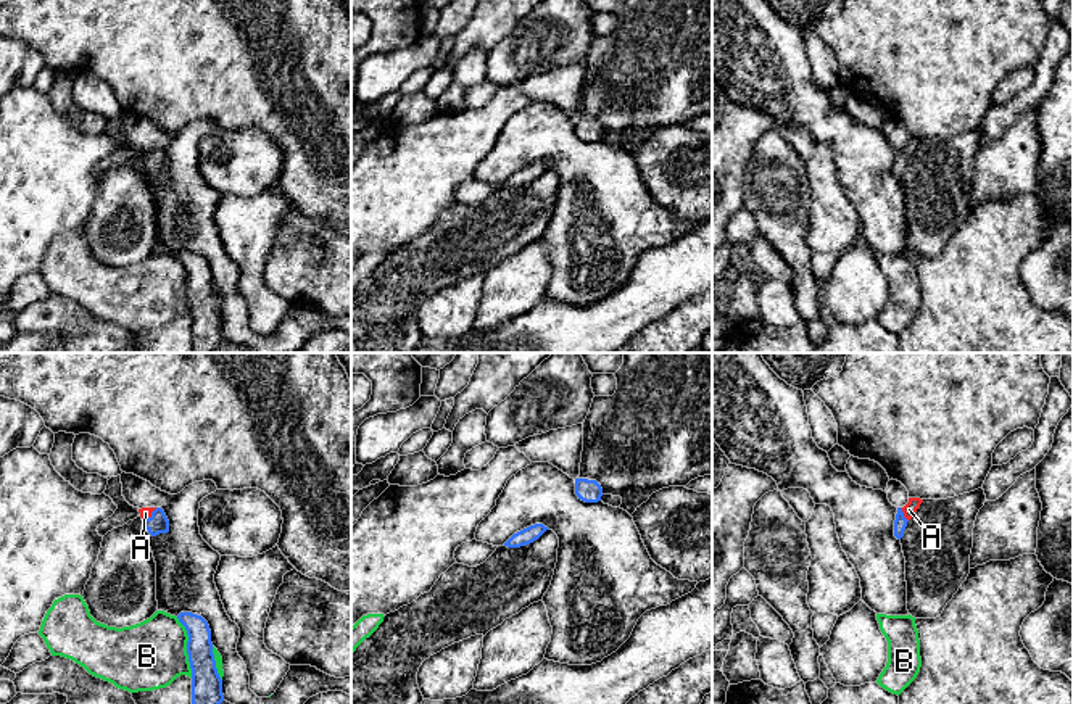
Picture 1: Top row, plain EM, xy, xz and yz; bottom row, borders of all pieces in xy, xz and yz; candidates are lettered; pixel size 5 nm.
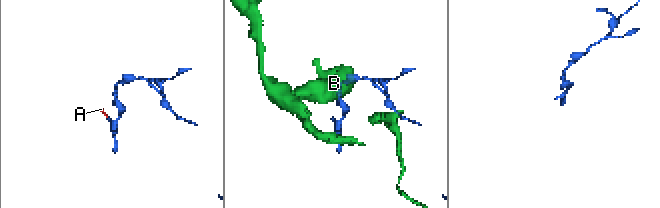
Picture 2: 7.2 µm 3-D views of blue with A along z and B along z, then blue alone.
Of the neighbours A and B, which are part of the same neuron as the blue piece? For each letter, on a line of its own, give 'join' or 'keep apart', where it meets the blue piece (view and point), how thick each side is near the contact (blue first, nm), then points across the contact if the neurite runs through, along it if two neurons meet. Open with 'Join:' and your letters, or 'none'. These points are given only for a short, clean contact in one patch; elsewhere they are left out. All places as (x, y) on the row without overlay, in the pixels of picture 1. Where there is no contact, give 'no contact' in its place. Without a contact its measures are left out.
Join: A
A: join; contact yz (903, 153); calibres 60 and 70 nm; way yz (901, 161), (903, 153), (909, 149)
B: keep apart; contact xy (187, 287); calibres 160 and 340 nm

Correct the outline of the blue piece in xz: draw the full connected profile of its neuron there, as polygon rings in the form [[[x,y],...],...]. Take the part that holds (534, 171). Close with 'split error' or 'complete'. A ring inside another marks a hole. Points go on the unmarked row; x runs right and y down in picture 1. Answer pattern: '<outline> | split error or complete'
[[[535,163],[530,164],[517,172],[514,172],[506,182],[504,185],[508,187],[520,187],[525,184],[533,182],[535,179],[538,179],[546,169],[549,169],[548,166],[545,166],[543,163]]] | complete

